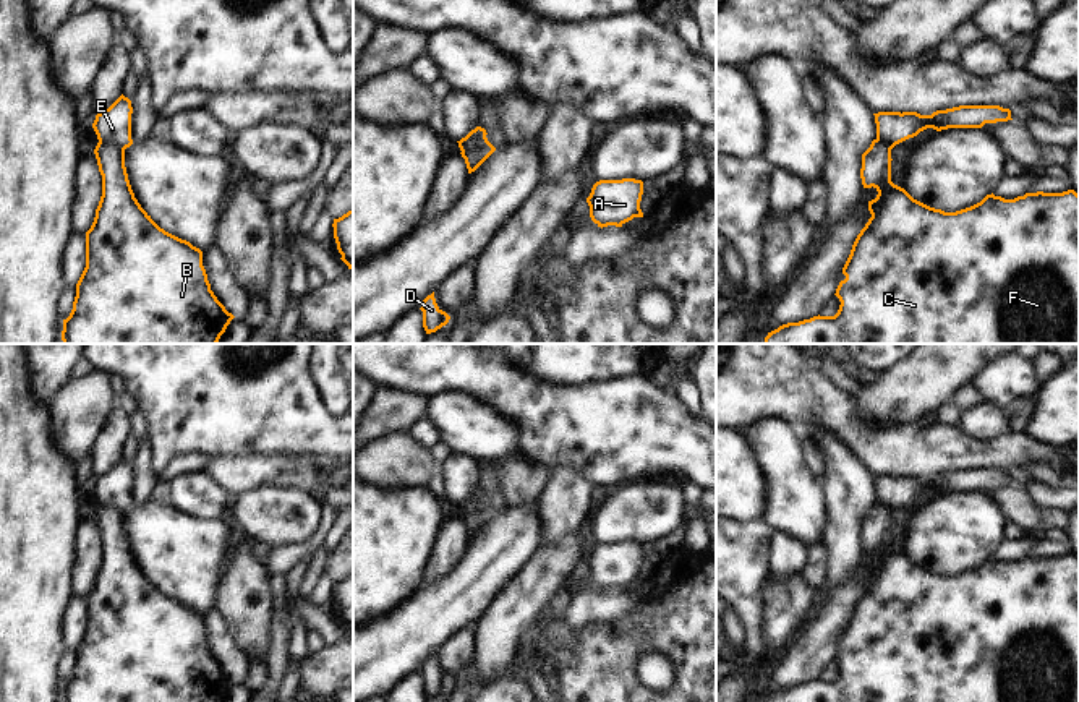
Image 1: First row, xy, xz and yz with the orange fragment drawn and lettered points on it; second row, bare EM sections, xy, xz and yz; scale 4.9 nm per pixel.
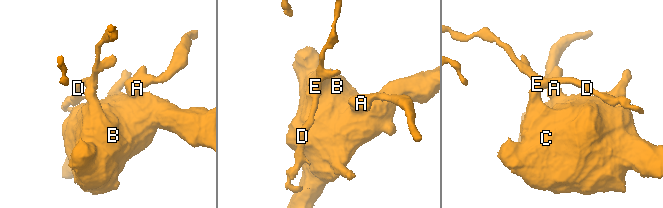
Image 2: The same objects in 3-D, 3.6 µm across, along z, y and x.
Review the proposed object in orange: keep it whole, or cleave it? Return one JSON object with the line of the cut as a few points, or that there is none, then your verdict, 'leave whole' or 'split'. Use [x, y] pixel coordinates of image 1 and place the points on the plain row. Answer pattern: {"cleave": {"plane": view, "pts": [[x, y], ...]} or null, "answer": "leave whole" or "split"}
{"cleave": {"plane": "xz", "pts": [[486, 501], [480, 509], [462, 514]]}, "answer": "split"}

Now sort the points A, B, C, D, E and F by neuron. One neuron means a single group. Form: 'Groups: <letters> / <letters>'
Groups: A B C F / D E

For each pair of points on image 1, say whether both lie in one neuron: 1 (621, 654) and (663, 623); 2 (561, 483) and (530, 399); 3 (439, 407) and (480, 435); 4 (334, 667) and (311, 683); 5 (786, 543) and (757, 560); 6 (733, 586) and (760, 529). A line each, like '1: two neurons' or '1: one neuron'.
1: one neuron
2: two neurons
3: one neuron
4: one neuron
5: two neurons
6: one neuron

